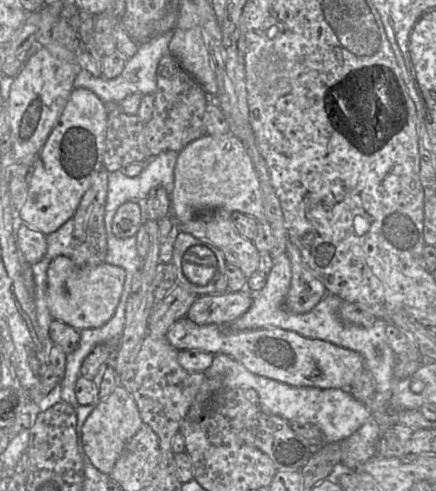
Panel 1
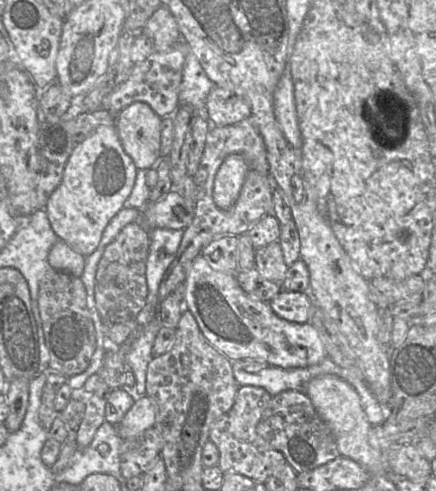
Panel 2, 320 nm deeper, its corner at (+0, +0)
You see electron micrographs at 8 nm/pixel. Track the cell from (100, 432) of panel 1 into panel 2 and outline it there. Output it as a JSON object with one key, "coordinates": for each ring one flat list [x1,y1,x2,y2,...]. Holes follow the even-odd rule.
{"coordinates":[[143,395,135,401,116,428,122,439,128,439,148,428,154,428,155,422,155,402,148,395]]}

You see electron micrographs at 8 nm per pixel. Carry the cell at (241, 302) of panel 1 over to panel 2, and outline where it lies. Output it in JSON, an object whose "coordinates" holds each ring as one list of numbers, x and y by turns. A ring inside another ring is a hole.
{"coordinates":[[282,290,270,302,280,318,294,323,308,323,312,317,314,301,309,292]]}

